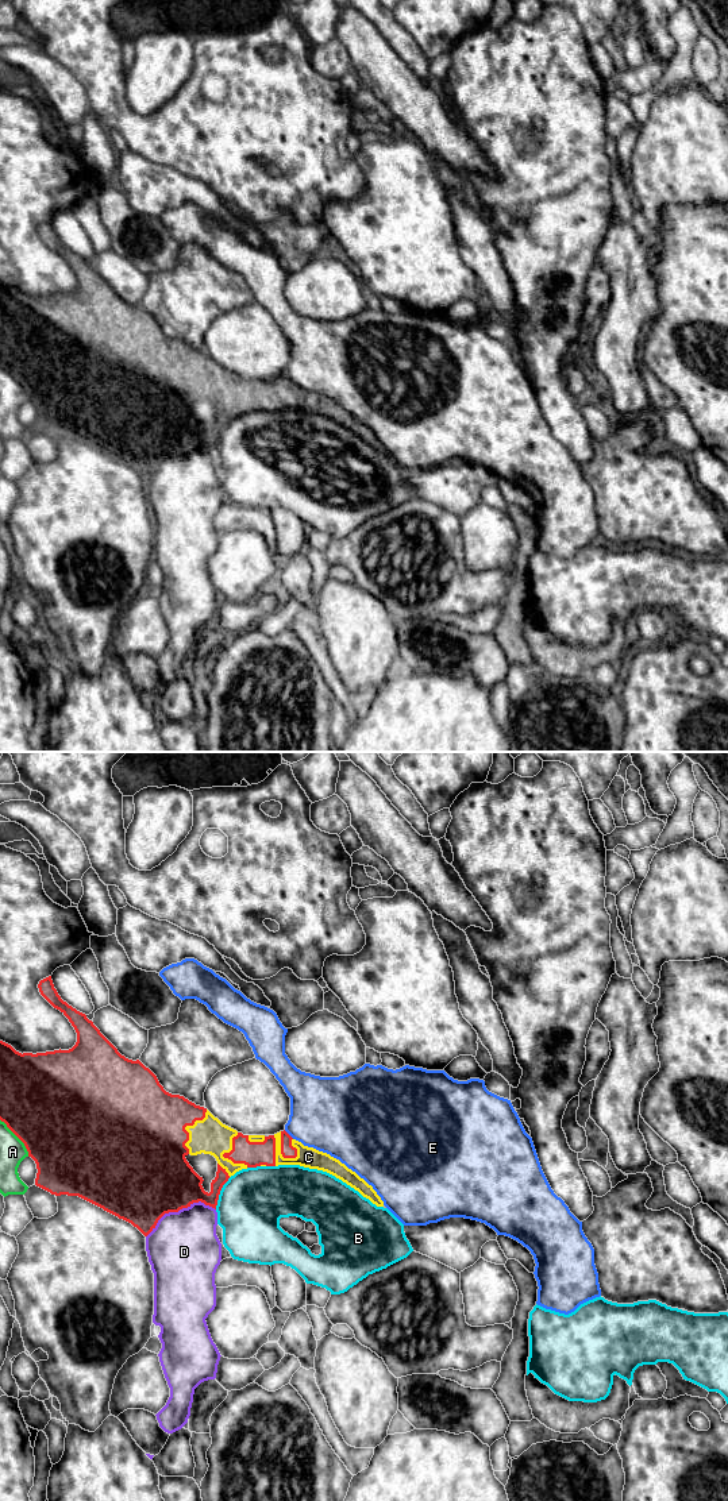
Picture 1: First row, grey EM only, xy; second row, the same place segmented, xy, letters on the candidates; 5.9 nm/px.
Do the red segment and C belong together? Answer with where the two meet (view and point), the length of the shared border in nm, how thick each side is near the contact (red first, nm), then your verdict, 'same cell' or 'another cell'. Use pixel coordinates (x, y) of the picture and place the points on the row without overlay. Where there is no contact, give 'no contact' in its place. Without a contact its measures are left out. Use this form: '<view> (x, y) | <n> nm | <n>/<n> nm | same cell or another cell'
xy (281, 394) | 190 nm | 80/130 nm | same cell

